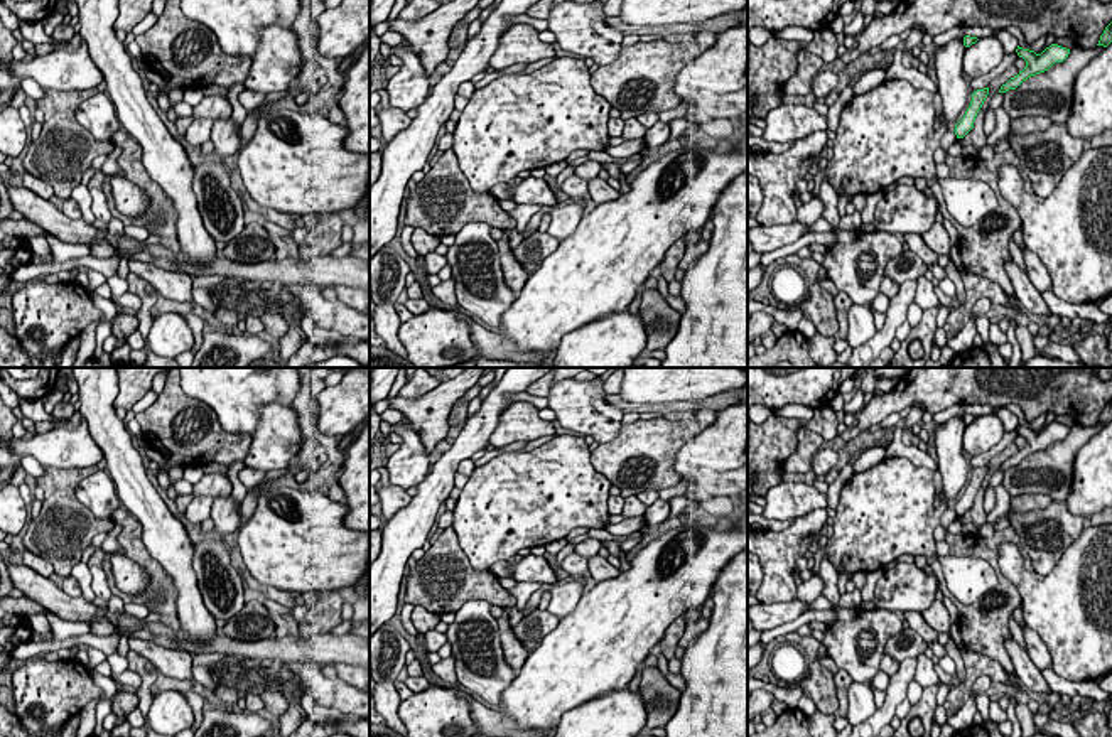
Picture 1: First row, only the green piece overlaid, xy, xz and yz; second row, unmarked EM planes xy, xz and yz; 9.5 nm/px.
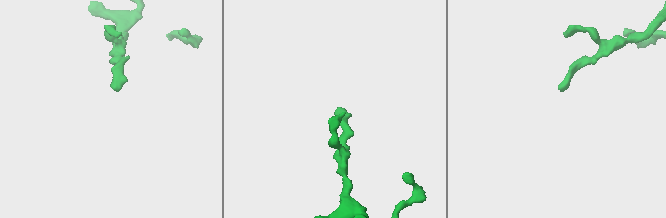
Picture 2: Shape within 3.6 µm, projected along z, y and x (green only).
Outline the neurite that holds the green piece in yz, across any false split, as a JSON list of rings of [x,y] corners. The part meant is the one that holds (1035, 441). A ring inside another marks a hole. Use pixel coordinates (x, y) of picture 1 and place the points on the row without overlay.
[[[1051,422],[1041,432],[1036,432],[1034,428],[1018,423],[1016,430],[1026,438],[1026,445],[1019,449],[1018,454],[1011,455],[1006,462],[1002,462],[999,471],[1016,467],[1028,455],[1048,449],[1055,440],[1063,440],[1068,435],[1070,427]]]

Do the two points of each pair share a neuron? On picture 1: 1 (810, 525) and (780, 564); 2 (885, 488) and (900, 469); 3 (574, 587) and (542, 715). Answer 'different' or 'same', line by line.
1: same
2: same
3: different

